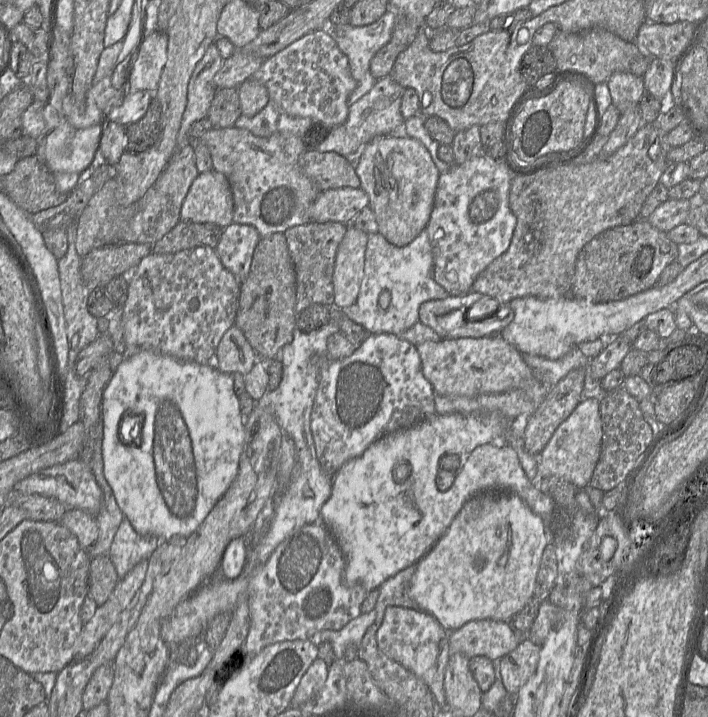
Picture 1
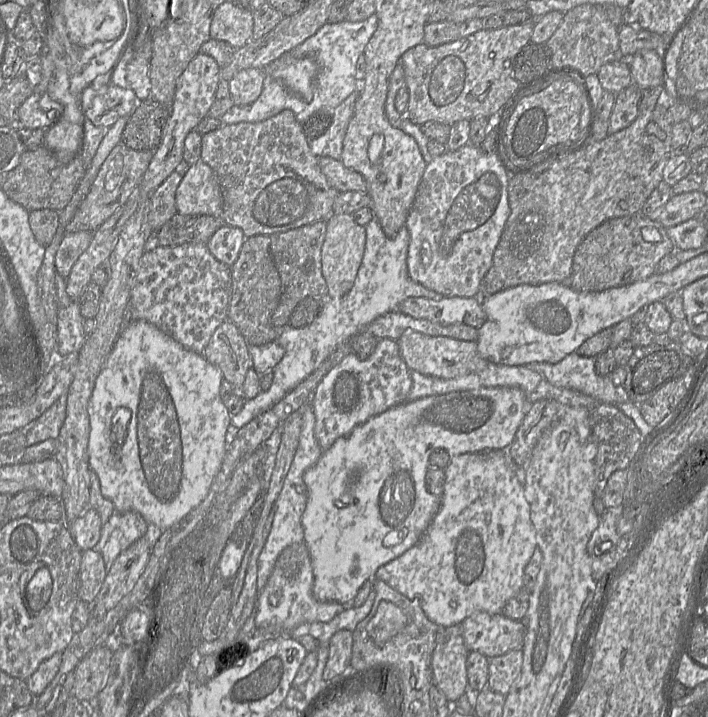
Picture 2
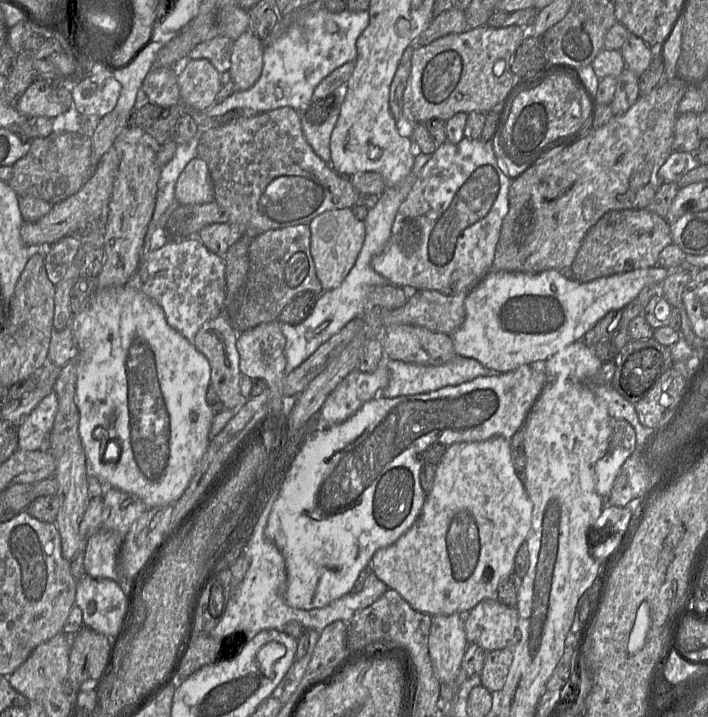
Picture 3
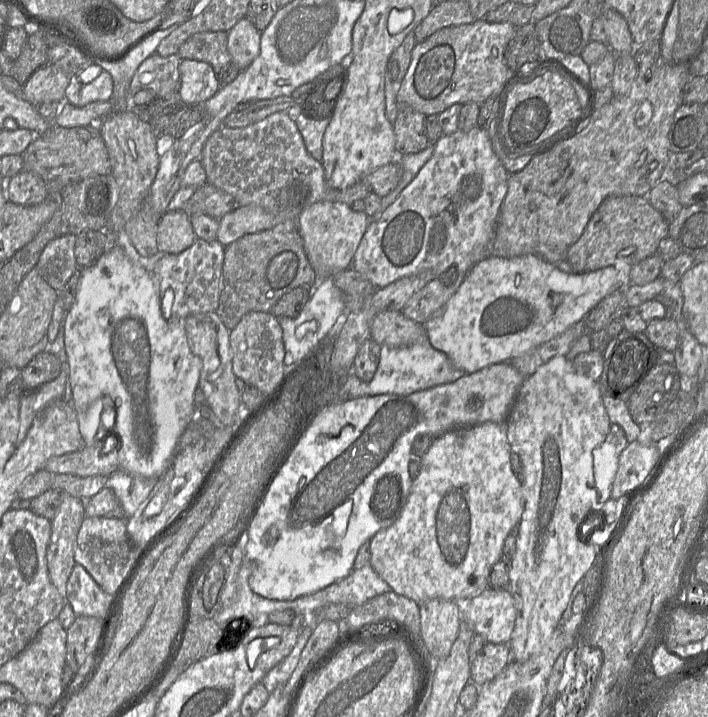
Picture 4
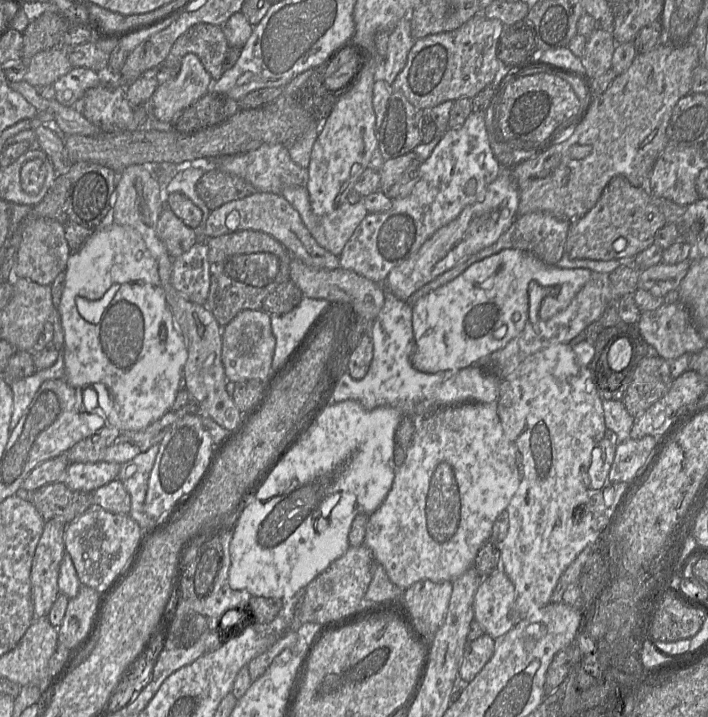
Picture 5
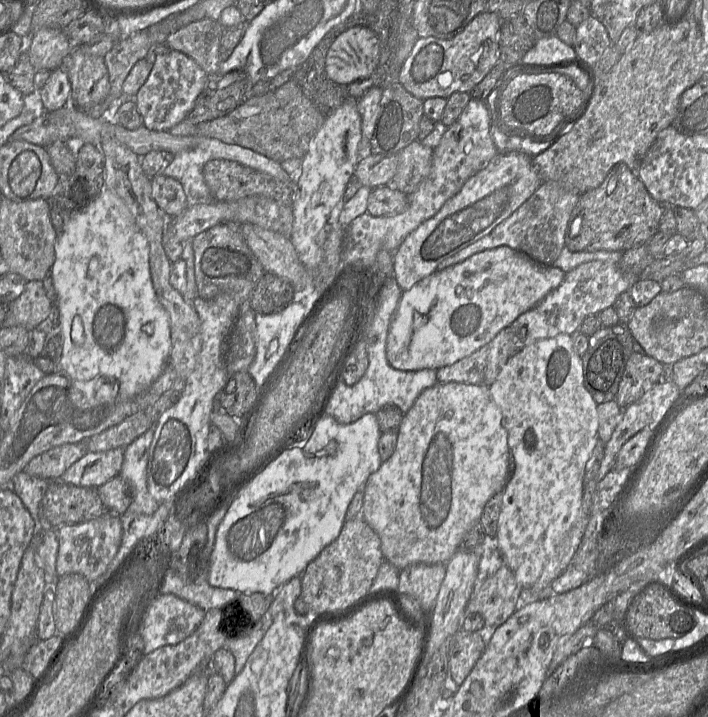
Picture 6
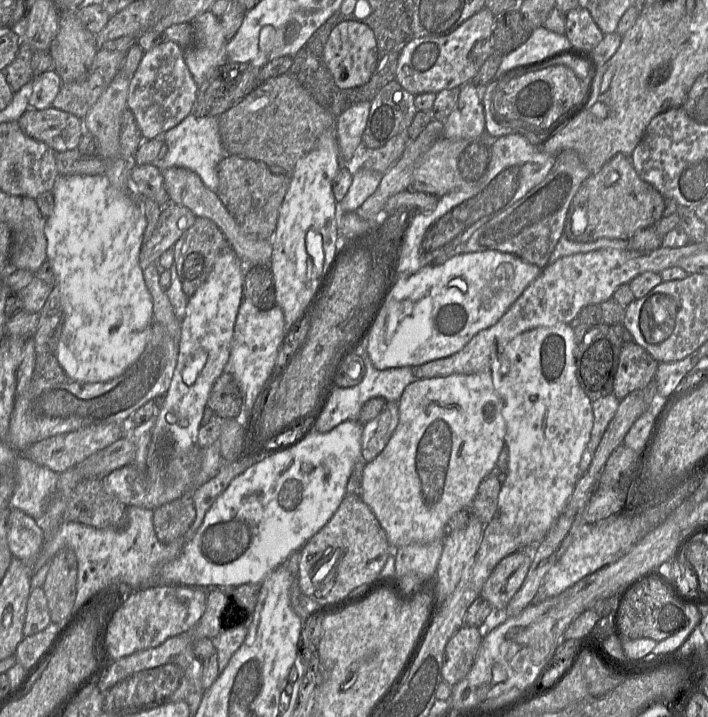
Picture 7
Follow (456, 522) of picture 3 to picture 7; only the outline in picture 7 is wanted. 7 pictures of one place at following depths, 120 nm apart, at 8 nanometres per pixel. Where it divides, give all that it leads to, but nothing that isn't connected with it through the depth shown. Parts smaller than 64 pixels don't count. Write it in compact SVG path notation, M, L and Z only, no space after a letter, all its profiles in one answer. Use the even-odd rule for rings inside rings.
M490 372L452 374L449 376L416 379L404 389L398 401L398 409L399 421L385 448L378 456L364 465L360 497L371 509L386 532L388 541L393 549L412 543L431 543L437 540L442 540L443 544L443 539L447 534L446 525L449 519L462 509L470 509L480 482L493 473L495 469L497 459L505 443L504 436L506 433L501 397L494 388Z

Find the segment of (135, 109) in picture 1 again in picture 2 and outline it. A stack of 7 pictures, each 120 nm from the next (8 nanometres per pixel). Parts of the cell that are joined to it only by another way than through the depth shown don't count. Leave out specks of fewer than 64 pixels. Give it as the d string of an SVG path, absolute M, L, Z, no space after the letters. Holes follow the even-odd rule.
M110 83L105 94L93 98L92 106L84 115L93 124L106 129L120 117L130 116L139 101L132 88Z

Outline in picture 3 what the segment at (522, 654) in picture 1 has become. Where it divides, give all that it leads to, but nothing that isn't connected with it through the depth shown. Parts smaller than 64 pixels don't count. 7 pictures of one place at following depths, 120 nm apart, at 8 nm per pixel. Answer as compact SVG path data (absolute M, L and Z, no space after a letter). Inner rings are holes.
M512 648L487 652L483 669L478 677L478 683L491 693L500 693L506 683L512 661Z

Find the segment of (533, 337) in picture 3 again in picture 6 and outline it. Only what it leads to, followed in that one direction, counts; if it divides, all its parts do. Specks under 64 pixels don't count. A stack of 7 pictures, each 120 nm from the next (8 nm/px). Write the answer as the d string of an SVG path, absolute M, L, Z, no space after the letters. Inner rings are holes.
M507 246L478 252L463 262L436 271L402 292L387 335L387 360L394 369L402 371L437 370L452 365L489 343L518 316L536 306L563 282L565 275L561 269L538 264Z

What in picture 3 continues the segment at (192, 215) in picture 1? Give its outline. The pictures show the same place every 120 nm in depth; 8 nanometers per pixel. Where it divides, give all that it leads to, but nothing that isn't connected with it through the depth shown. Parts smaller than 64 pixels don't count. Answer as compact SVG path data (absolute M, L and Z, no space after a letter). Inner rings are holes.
M196 157L185 166L175 185L175 200L179 205L204 204L215 200L205 161Z

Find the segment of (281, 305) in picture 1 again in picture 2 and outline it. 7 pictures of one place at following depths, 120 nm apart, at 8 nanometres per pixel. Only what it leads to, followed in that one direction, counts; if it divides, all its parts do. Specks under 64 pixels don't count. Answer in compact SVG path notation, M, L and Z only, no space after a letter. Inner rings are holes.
M270 235L247 237L239 256L230 267L231 290L227 319L240 331L248 345L261 346L277 341L280 329L272 324L281 296L281 280L270 252Z

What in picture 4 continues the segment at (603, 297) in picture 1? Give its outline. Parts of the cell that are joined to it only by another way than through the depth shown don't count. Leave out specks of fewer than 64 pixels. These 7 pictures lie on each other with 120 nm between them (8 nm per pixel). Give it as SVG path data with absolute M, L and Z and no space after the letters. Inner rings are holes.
M608 196L590 218L581 237L567 252L577 273L593 272L615 264L634 265L657 254L659 242L669 234L669 222L644 196Z

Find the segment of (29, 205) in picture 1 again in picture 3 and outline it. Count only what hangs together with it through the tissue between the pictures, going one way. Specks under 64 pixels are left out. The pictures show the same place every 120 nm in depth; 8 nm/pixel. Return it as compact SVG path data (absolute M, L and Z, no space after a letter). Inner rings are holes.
M57 129L47 137L31 140L27 154L13 164L13 176L7 183L18 196L32 196L53 205L80 190L95 168L92 137Z

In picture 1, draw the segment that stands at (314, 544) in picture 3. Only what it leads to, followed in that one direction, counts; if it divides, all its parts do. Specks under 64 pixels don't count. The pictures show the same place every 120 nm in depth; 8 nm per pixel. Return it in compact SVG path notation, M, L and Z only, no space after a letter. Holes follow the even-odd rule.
M459 413L439 415L435 414L432 417L422 421L408 429L403 429L389 434L370 447L360 456L348 461L344 464L332 477L332 491L330 498L324 503L321 508L321 522L331 531L336 538L346 560L344 569L344 582L348 586L361 585L368 592L373 589L379 589L381 584L388 578L396 575L400 571L415 565L423 558L445 535L450 525L462 510L463 506L472 497L488 492L510 492L519 496L523 502L536 514L541 516L545 526L550 527L553 531L556 528L556 504L550 495L543 493L537 486L536 482L532 482L526 476L519 462L515 450L507 444L510 440L510 424L511 420L506 419L500 414L488 415L462 415ZM445 454L455 454L460 457L465 457L459 472L456 474L455 481L448 491L440 492L436 487L436 476L439 468L439 459Z

